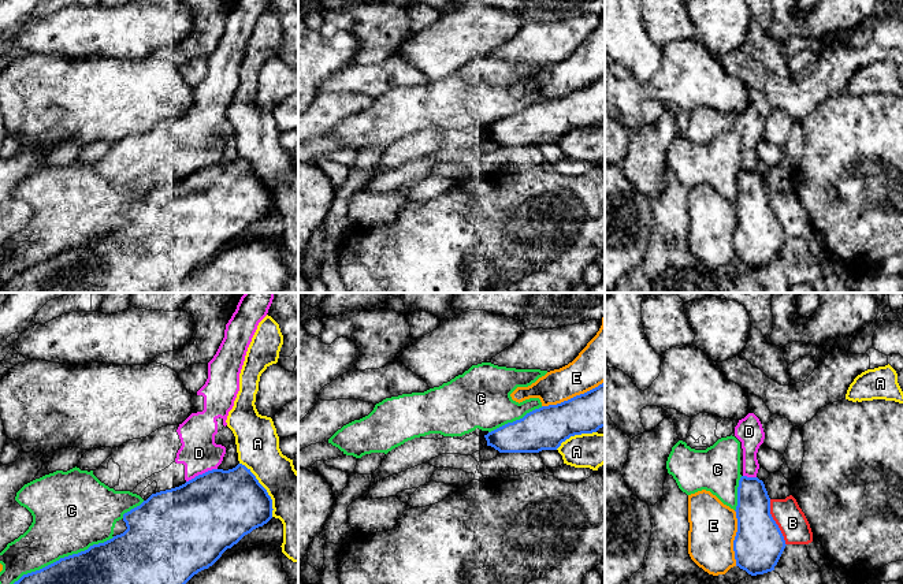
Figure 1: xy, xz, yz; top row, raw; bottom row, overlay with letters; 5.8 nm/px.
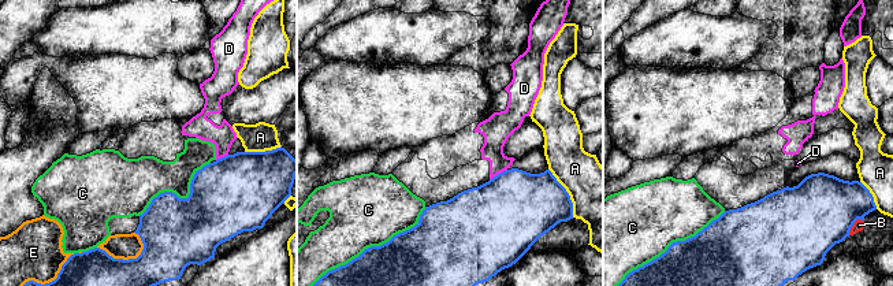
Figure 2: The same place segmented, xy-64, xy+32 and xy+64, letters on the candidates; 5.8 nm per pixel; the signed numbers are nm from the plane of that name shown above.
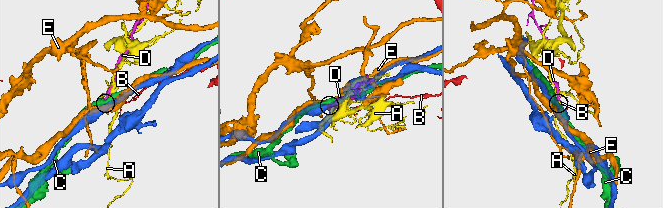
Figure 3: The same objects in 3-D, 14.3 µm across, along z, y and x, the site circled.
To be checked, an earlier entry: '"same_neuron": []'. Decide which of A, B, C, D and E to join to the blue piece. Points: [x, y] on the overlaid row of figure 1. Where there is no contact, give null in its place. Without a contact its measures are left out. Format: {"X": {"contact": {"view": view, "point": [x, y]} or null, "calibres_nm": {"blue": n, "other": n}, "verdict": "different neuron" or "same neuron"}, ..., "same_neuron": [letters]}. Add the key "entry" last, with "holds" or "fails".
{"A": {"contact": {"view": "xy", "point": [264, 488]}, "calibres_nm": {"blue": 420, "other": 300}, "verdict": "different neuron"}, "B": {"contact": {"view": "yz", "point": [775, 523]}, "calibres_nm": {"blue": 300, "other": 170}, "verdict": "different neuron"}, "C": {"contact": {"view": "xy", "point": [64, 557]}, "calibres_nm": {"blue": 240, "other": 440}, "verdict": "different neuron"}, "D": {"contact": {"view": "xy", "point": [203, 473]}, "calibres_nm": {"blue": 460, "other": 220}, "verdict": "different neuron"}, "E": {"contact": {"view": "xz", "point": [573, 397]}, "calibres_nm": {"blue": 260, "other": 240}, "verdict": "different neuron"}, "same_neuron": [], "entry": "holds"}

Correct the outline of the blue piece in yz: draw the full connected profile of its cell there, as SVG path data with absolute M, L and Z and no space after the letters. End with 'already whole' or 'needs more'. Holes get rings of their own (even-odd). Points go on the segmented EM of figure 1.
M740 477L735 512L737 518L733 540L736 566L751 576L774 570L787 544L770 514L770 498L762 480Z | already whole

